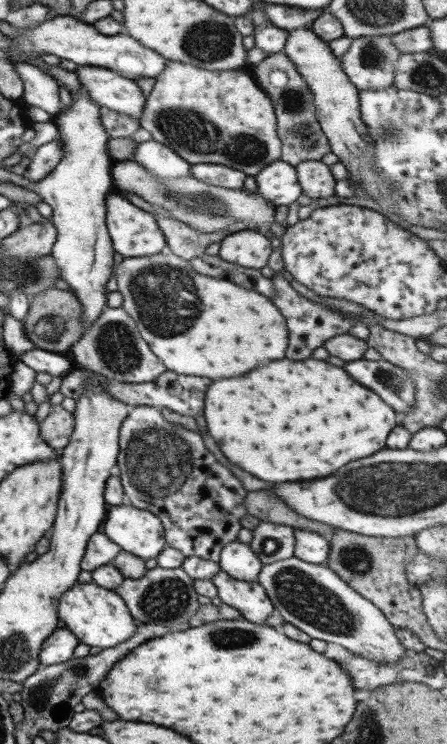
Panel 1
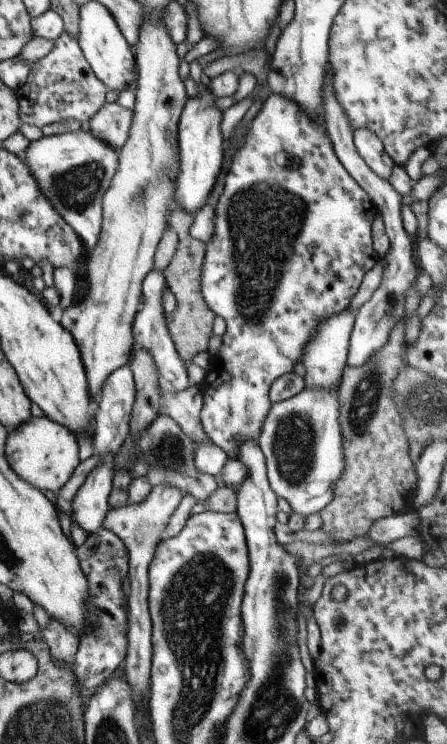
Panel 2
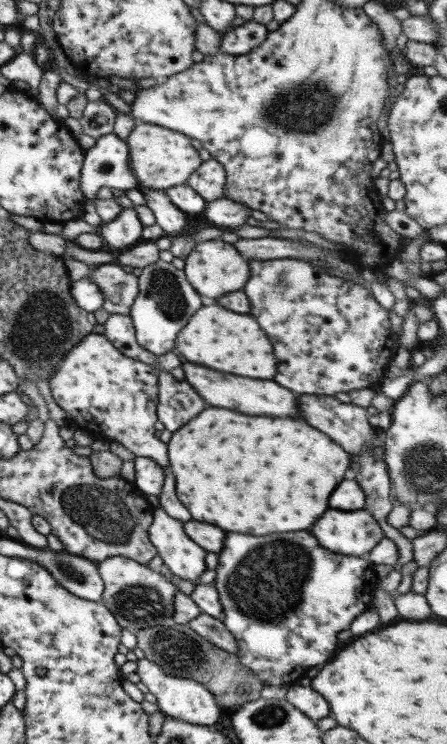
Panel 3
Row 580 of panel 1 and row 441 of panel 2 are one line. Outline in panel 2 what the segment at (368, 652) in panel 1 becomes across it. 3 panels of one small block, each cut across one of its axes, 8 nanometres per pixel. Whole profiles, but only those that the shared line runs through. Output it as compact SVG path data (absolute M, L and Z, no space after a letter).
M303 389L287 400L270 405L256 440L266 464L266 477L271 490L283 497L293 513L303 517L320 511L333 498L334 486L344 469L342 432L338 421L340 400L335 389Z

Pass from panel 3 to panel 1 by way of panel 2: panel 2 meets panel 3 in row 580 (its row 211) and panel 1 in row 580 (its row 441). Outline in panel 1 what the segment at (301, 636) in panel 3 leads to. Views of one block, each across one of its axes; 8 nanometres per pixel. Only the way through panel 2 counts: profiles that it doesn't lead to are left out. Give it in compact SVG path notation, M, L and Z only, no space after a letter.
M217 572L210 580L217 588L217 596L223 604L235 608L241 618L255 624L265 624L273 606L265 594L265 589L255 581L243 581Z

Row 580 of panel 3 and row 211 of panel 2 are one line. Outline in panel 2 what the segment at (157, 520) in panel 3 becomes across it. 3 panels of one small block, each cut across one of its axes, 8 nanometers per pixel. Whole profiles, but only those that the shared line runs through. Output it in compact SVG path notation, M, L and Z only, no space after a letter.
M202 75L197 96L188 97L178 118L178 173L174 178L173 204L195 214L207 200L210 190L221 170L223 147L219 124L221 110L215 107L216 96L208 89L207 80Z

